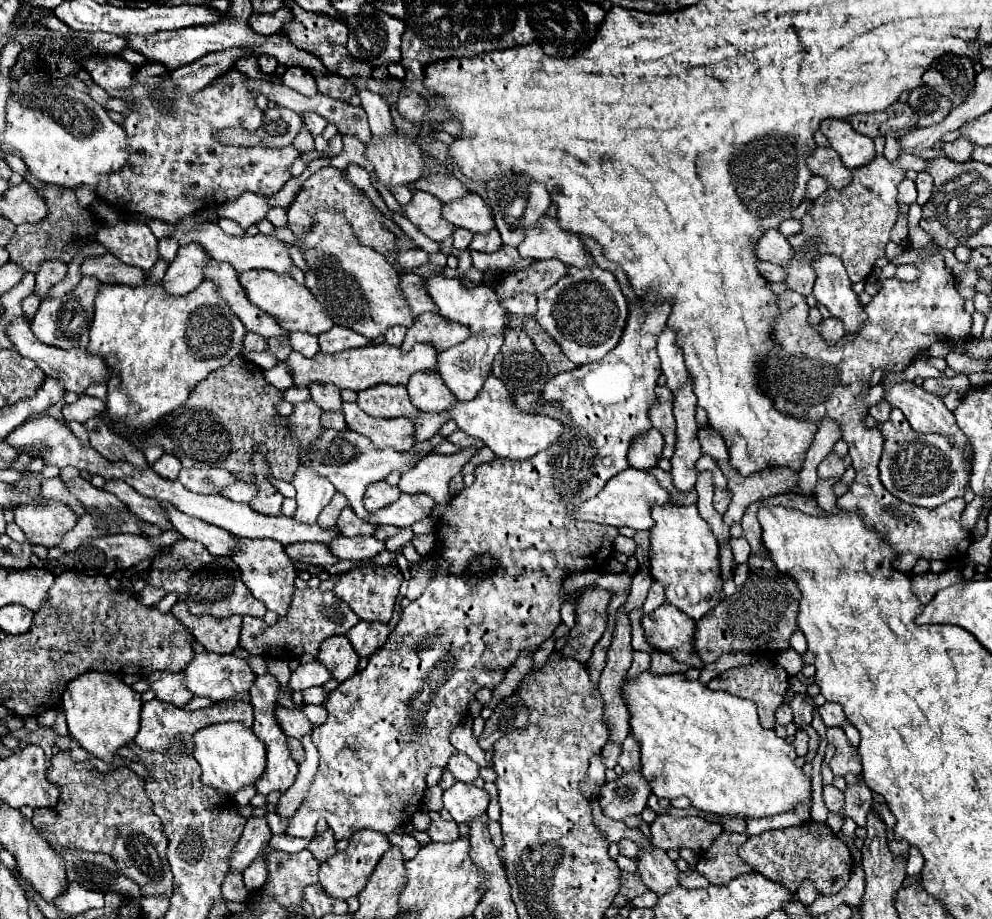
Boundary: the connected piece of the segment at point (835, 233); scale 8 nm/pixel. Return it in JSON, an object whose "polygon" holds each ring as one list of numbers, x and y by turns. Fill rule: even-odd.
{"polygon":[[902,154,891,162,883,155,859,169,853,169,853,181,843,189,829,189,819,199,815,199,815,209,803,215,803,229,799,235,789,237,793,247,793,261,787,269,785,285,791,291,807,297,813,285,811,263,819,255,837,255,843,259,843,265,853,283,865,281,879,257,885,255,885,245,891,241,891,231,897,221,897,192,899,183,905,179,905,171,917,173,925,171,931,161,911,154]]}

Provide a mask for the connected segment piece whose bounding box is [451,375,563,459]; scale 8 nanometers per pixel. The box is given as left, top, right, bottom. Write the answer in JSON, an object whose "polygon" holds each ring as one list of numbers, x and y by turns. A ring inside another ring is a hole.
{"polygon":[[493,375,485,381,481,393,471,401,457,401,451,407,451,417,467,435,481,439,497,457,507,459,529,459,535,453,555,445,563,435,561,421,545,415,521,411,515,405,515,397,505,389,505,385]]}

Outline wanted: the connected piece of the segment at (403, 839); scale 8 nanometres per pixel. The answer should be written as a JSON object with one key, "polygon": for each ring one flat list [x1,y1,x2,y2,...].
{"polygon":[[391,832,387,835,387,839,391,841,391,845,397,845,397,847,401,849,401,853,403,853,403,857,405,857,407,861,413,859,413,857,417,855,419,847,421,847,411,835,405,835,405,833]]}

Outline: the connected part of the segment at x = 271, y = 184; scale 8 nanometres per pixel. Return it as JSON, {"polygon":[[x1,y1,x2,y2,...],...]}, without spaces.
{"polygon":[[161,63,141,67,133,85,127,89,135,101,127,103,131,113,125,115,123,123,131,157,119,173,111,173,111,177,99,181,97,195,121,211,143,213,171,225,207,205,213,207,233,201,247,191,267,197,275,195,291,177,289,167,299,155,295,147,237,147,223,145,213,137,215,131,225,127,241,125,247,131,259,129,263,111,257,109,247,81,243,73,231,69,199,93,187,95,179,91]]}

